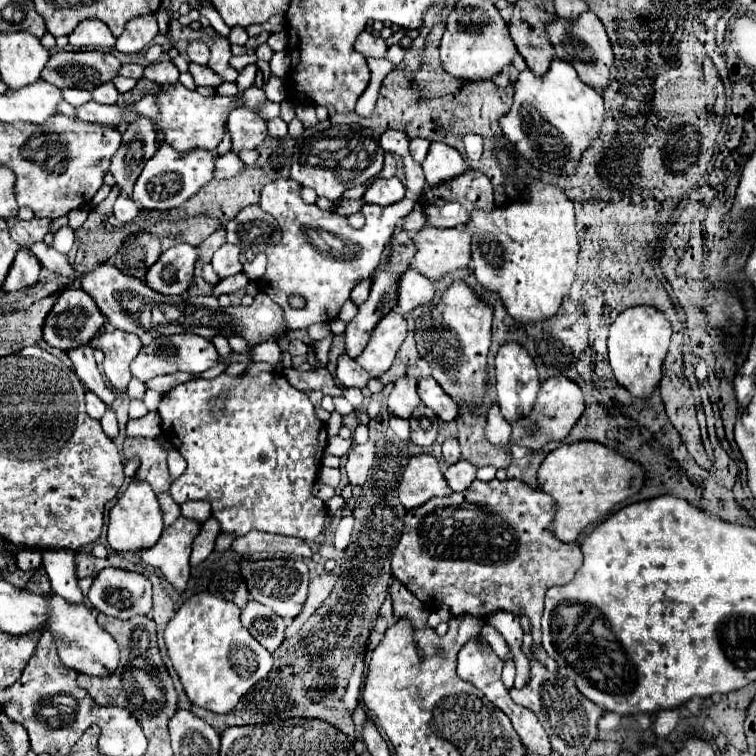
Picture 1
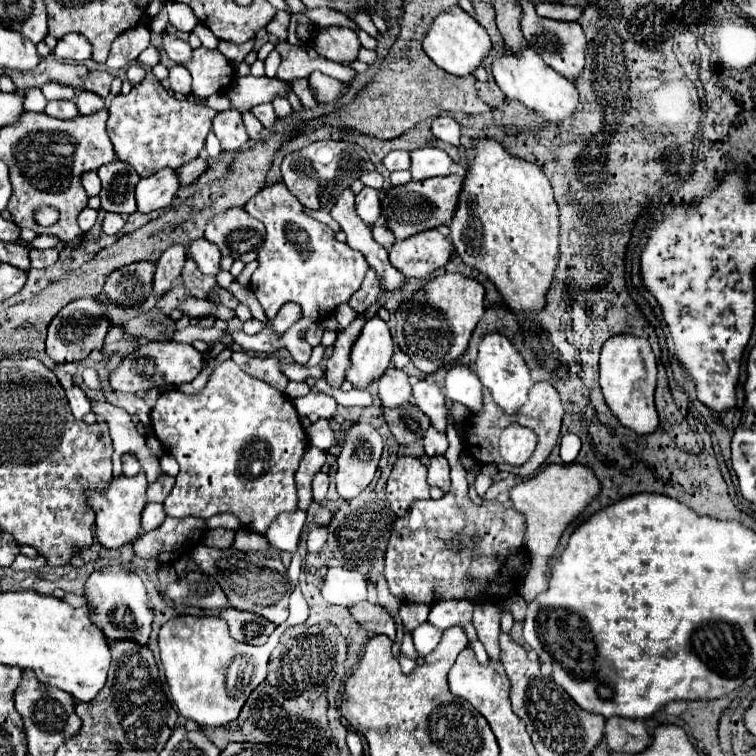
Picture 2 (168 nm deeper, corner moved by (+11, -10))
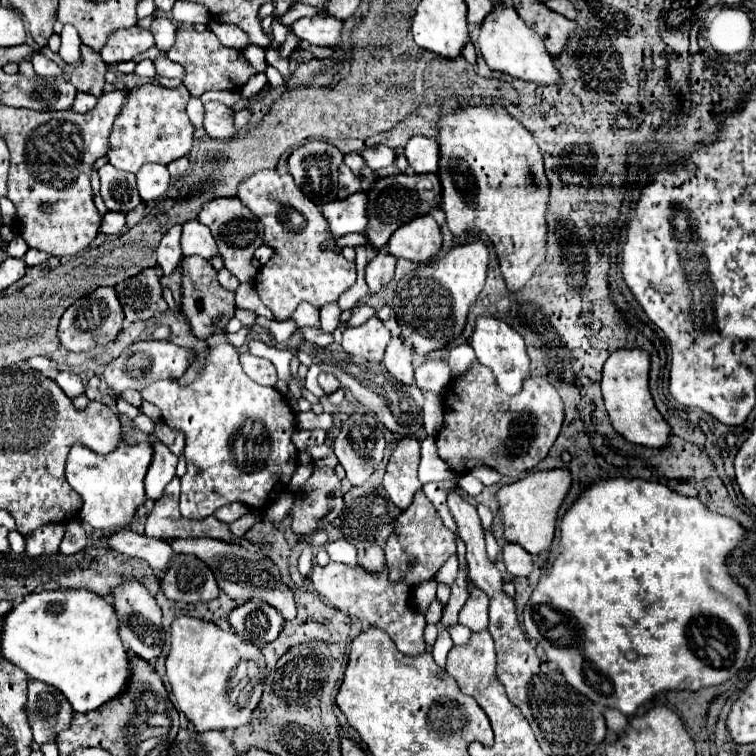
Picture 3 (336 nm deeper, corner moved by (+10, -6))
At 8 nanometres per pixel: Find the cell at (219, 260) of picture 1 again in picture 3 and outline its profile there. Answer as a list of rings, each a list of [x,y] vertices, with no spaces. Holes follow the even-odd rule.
[[[191,219],[191,221],[183,223],[181,247],[183,247],[185,257],[201,255],[203,259],[209,259],[217,253],[217,245],[215,245],[215,239],[213,239],[209,227],[199,223],[197,219]]]

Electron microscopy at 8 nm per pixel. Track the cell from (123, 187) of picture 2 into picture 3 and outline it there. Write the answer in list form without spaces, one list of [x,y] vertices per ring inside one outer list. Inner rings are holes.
[[[103,165],[99,169],[101,177],[101,195],[109,211],[127,213],[141,203],[135,175],[127,171],[117,171],[113,165]]]

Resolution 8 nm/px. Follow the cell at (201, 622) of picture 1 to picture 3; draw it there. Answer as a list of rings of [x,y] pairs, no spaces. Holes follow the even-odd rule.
[[[183,615],[177,617],[171,625],[171,651],[167,657],[167,679],[171,683],[171,697],[175,708],[185,713],[185,717],[193,723],[197,733],[211,731],[211,729],[237,729],[251,721],[251,715],[261,701],[265,659],[257,645],[243,643],[235,633],[223,631],[215,623]]]

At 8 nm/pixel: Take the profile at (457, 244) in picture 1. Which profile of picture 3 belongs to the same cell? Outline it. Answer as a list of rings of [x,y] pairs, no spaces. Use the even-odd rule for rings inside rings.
[[[421,215],[401,225],[389,239],[389,253],[415,263],[437,257],[441,249],[441,229],[431,215]]]

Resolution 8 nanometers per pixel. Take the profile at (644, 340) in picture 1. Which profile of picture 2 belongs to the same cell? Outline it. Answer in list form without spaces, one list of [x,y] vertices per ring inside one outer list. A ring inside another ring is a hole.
[[[612,335],[604,341],[600,351],[600,387],[610,411],[640,435],[648,435],[658,427],[658,413],[654,407],[656,387],[656,357],[648,339],[636,335]]]

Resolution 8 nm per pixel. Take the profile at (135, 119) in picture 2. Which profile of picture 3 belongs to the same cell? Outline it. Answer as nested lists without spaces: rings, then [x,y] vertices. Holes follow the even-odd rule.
[[[143,85],[129,91],[121,115],[115,119],[109,137],[109,163],[121,171],[135,173],[145,163],[169,165],[187,155],[193,147],[193,125],[185,113],[189,91],[185,85],[167,89],[161,85]]]

